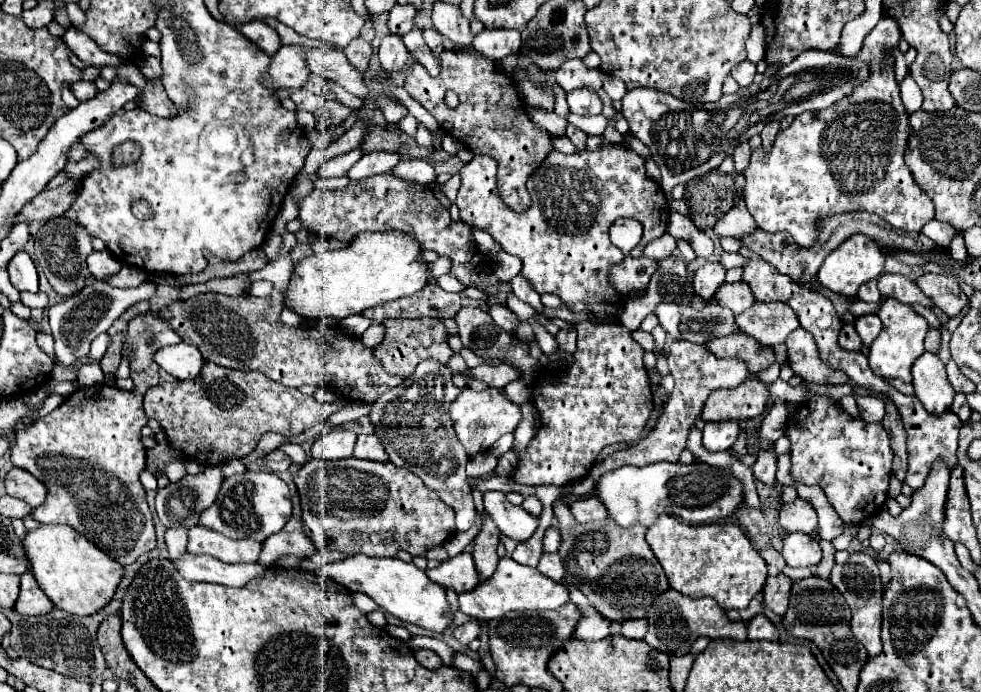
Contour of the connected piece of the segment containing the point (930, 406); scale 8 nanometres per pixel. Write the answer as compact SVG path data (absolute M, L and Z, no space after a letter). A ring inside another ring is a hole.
M924 353L912 367L912 385L916 397L922 401L928 413L940 415L952 405L952 385L946 377L946 367L934 353Z

